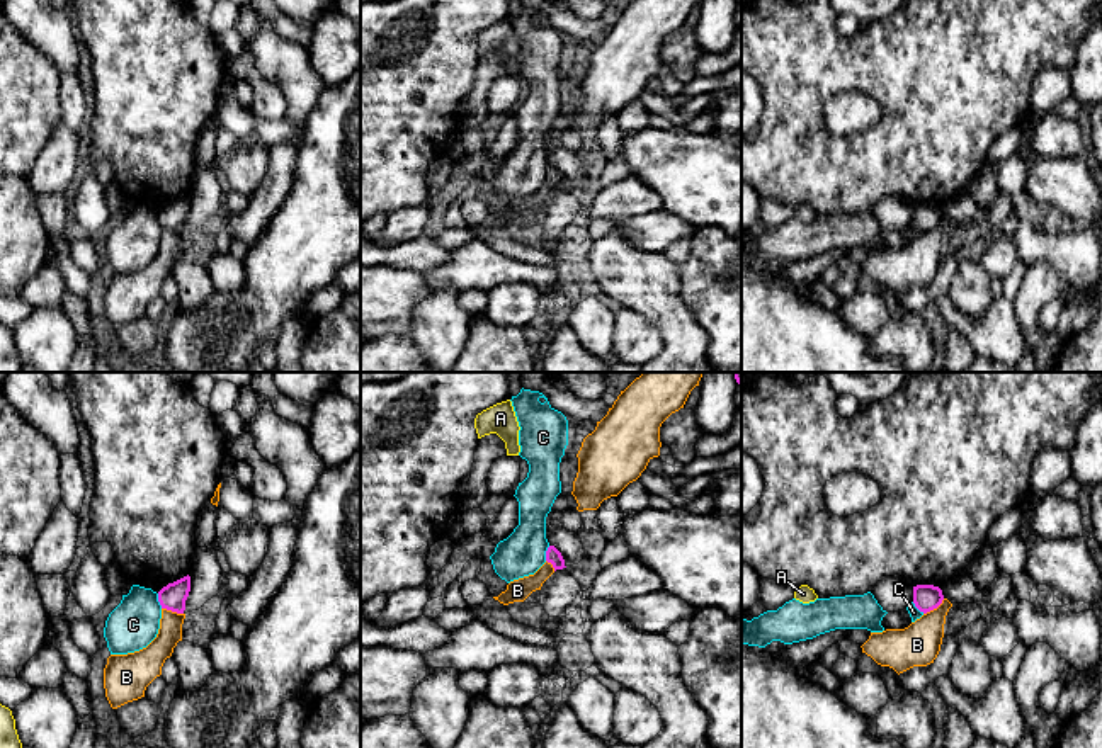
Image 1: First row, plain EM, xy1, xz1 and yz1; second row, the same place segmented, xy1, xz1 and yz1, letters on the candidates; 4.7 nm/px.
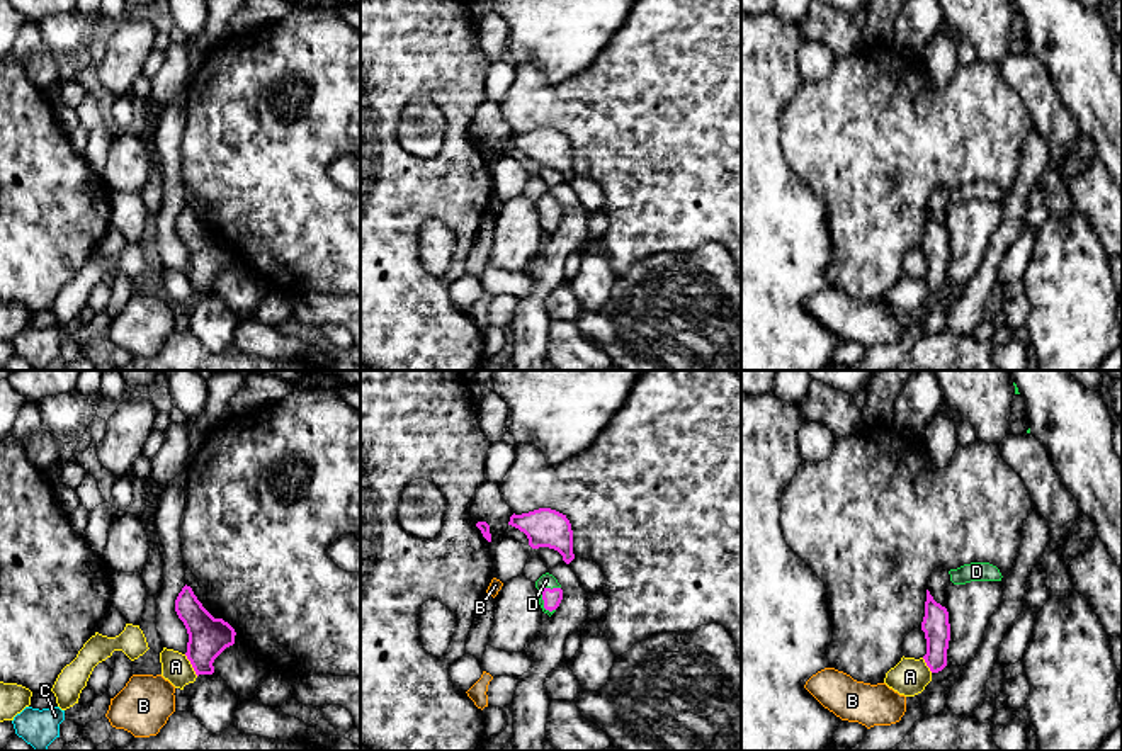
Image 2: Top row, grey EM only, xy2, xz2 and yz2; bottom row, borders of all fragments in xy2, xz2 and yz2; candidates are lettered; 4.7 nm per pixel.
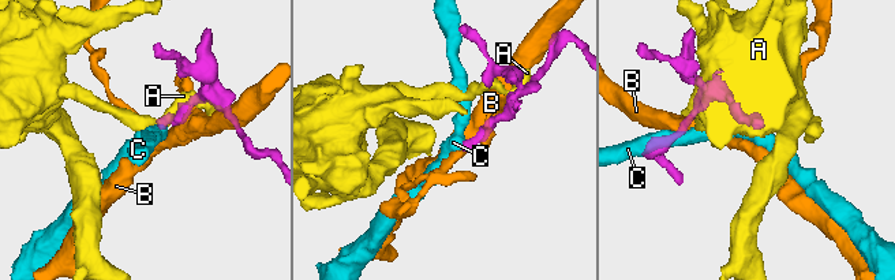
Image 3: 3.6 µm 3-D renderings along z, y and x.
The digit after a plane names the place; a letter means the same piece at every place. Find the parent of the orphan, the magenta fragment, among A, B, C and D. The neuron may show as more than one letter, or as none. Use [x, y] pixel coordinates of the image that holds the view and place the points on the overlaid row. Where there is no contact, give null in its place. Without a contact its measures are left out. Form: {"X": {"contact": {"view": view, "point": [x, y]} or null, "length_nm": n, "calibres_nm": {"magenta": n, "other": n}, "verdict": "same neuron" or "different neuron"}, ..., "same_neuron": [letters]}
{"A": {"contact": {"view": "xy2", "point": [191, 663]}, "length_nm": 120, "calibres_nm": {"magenta": 190, "other": 140}, "verdict": "different neuron"}, "B": {"contact": {"view": "yz1", "point": [934, 607]}, "length_nm": 130, "calibres_nm": {"magenta": 130, "other": 200}, "verdict": "different neuron"}, "C": {"contact": {"view": "xy1", "point": [159, 600]}, "length_nm": 80, "calibres_nm": {"magenta": 130, "other": 240}, "verdict": "different neuron"}, "D": {"contact": {"view": "xz2", "point": [543, 593]}, "length_nm": 140, "calibres_nm": {"magenta": 80, "other": 70}, "verdict": "same neuron"}, "same_neuron": ["D"]}

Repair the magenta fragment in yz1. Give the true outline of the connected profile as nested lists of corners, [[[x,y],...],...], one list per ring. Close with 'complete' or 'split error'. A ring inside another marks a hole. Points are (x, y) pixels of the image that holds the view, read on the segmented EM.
[[[917,585],[913,586],[913,604],[915,607],[927,614],[937,609],[944,600],[942,590],[934,585]]]; complete

